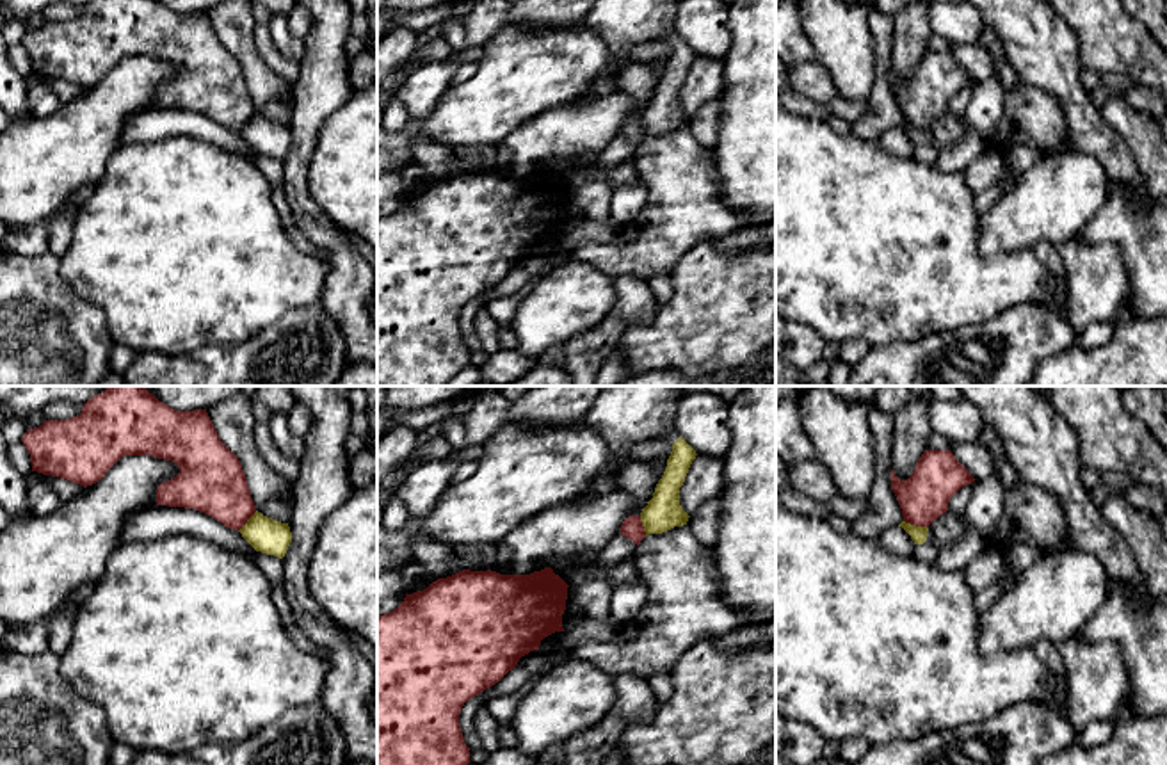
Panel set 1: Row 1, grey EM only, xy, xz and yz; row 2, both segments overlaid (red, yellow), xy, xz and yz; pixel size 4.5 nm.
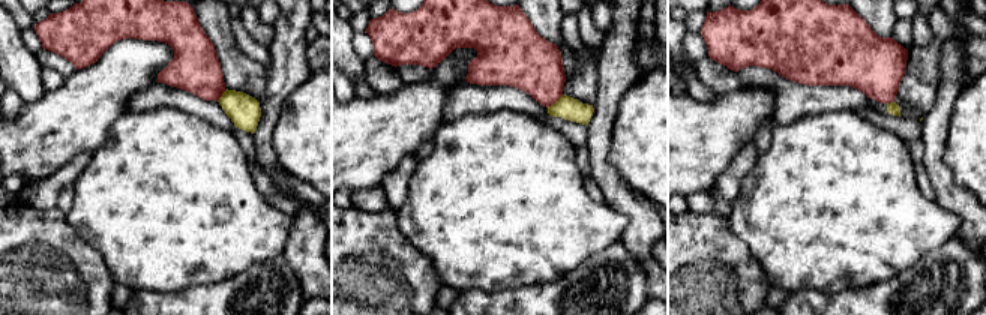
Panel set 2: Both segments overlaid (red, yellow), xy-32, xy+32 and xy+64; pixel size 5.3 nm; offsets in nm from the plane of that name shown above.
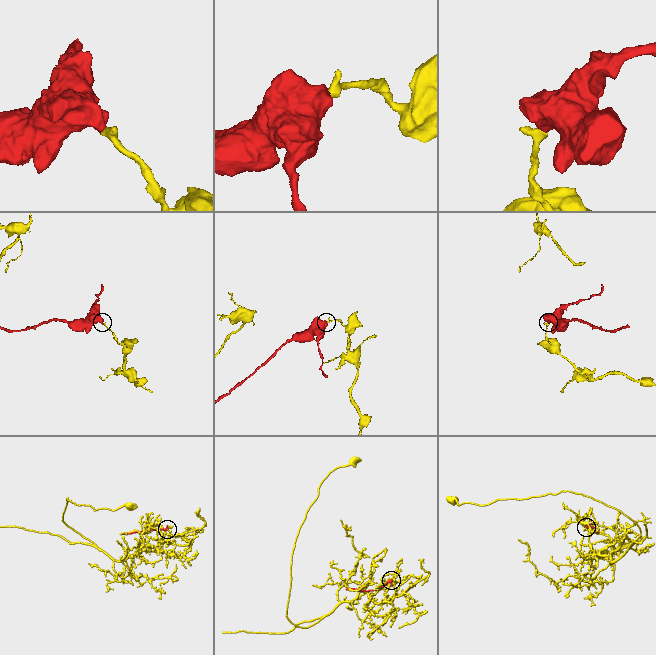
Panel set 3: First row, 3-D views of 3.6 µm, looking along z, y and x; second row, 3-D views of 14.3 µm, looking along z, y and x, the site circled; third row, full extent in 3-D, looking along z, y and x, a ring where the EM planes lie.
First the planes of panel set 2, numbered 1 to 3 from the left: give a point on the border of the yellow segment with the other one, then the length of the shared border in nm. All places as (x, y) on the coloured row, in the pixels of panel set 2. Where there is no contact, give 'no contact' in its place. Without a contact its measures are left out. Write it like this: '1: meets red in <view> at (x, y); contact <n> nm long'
1: meets red in xy-32 at (221, 95); contact 90 nm long
2: meets red in xy+32 at (556, 101); contact 110 nm long
3: meets red in xy+64 at (890, 102); contact 40 nm long

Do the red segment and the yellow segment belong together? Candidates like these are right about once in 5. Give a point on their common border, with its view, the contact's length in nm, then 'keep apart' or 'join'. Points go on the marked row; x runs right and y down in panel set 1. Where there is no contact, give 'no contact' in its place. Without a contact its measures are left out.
contact yz (917, 525); length 120 nm; keep apart

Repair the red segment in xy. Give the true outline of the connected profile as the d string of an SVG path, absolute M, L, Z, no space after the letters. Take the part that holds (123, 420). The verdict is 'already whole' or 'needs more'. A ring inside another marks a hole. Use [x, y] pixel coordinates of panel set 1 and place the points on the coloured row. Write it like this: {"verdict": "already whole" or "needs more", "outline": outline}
{"verdict": "already whole", "outline": "M110 386L89 399L69 420L44 420L21 438L32 471L60 477L84 487L96 484L125 455L173 461L180 473L157 487L157 505L205 512L240 530L256 512L238 457L221 441L206 409L176 411L144 386Z"}

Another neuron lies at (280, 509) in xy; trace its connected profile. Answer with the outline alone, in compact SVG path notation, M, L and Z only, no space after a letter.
M286 495L269 500L265 505L256 509L267 518L272 518L281 523L290 523L292 516L292 503L288 502Z

